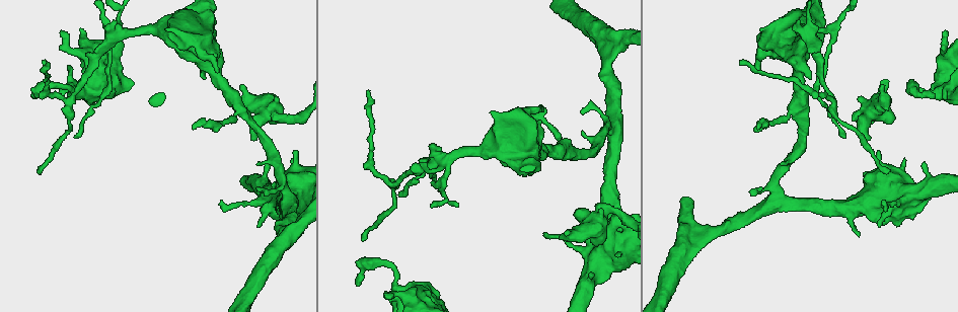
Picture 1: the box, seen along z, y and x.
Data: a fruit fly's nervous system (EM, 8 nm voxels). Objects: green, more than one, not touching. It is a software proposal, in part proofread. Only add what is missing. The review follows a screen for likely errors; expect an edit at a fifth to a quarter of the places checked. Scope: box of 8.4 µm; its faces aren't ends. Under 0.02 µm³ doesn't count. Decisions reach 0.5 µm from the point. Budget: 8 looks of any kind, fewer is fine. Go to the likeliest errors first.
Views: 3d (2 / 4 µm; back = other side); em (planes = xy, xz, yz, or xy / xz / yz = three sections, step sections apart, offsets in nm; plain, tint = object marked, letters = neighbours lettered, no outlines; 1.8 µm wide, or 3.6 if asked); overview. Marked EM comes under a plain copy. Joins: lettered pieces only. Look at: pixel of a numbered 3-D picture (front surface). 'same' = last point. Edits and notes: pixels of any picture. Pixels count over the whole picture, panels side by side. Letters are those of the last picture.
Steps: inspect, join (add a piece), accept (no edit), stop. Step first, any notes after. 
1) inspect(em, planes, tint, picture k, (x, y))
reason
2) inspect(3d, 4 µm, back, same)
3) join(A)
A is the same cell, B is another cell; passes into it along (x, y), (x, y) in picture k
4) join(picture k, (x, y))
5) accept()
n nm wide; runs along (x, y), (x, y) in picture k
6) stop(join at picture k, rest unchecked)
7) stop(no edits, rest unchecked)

inspect(em, xz, step 8, tint, picture 1, (566, 231))
branch stops here

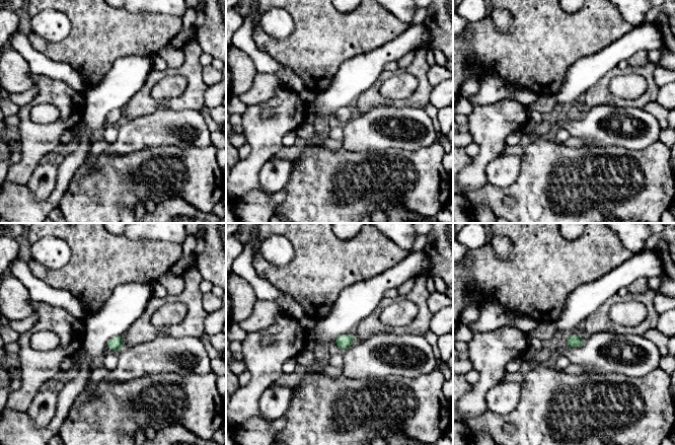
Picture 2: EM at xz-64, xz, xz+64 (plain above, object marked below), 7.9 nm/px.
inspect(em, planes, letters, same)
cut it another way

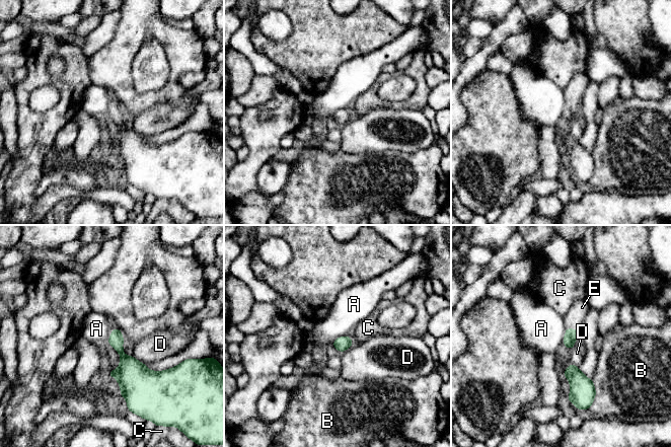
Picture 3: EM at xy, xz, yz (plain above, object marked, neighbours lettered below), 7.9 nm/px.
join(E)
E is the same cell, A, B, C and D are other cells; passes into it along (571, 334), (572, 328), (574, 319) in picture 3; it goes on there

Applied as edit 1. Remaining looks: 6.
inspect(overview)

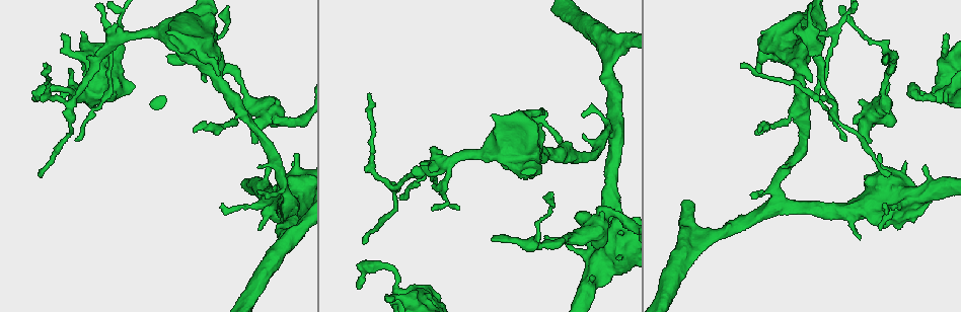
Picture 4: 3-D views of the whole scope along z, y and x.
inspect(em, 3.6 µm, planes, letters, picture 4, (34, 101))
tapers out

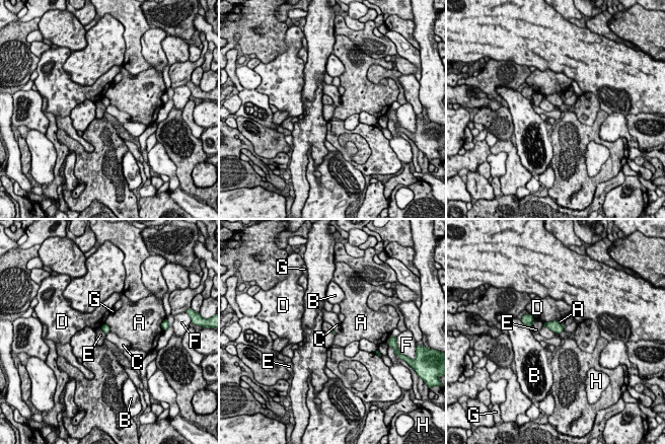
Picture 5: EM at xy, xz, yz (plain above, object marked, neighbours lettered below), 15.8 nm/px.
accept()
A, B, C, D, E, F, G and H are other cells; border along (100, 327), (105, 334) in picture 5; none of them fits

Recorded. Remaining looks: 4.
stop(join at picture 3, rest unchecked)

